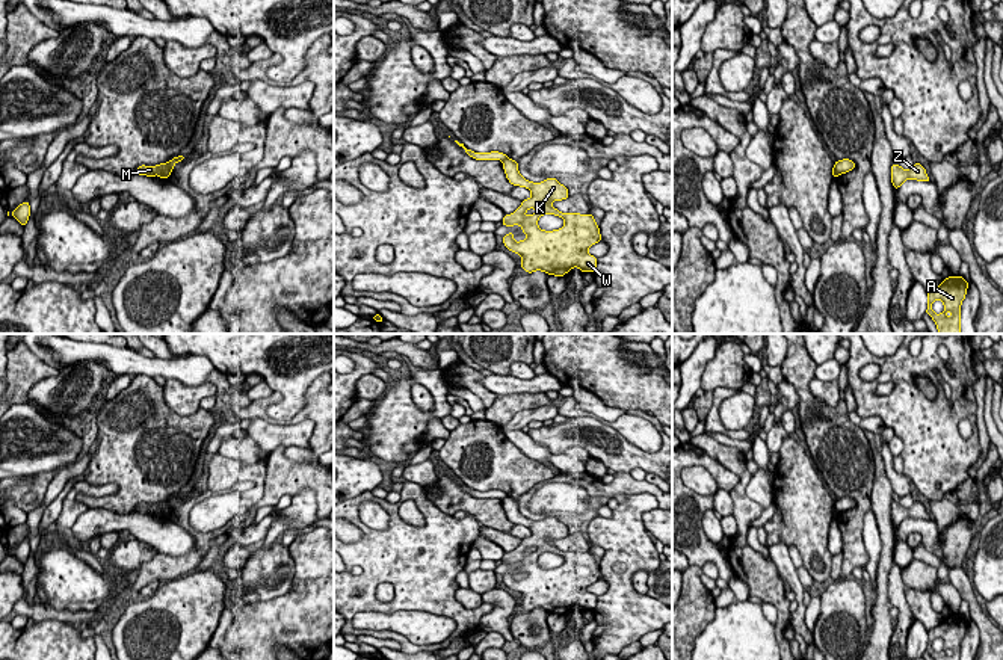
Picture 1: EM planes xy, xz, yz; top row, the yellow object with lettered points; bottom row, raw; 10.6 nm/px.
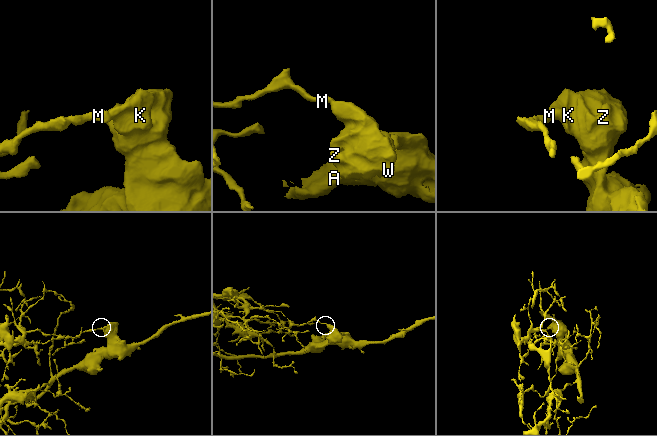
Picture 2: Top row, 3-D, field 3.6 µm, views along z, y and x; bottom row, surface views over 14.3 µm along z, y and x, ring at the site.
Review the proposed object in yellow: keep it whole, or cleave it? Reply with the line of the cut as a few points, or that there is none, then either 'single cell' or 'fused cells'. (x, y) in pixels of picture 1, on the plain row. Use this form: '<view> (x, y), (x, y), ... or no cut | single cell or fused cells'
xz (506, 496), (502, 499) | fused cells

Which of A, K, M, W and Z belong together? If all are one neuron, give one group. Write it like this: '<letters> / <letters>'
A K W Z / M

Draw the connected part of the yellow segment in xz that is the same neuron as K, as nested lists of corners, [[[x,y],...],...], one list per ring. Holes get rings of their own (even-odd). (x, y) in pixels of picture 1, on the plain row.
[[[512,497],[503,498],[503,507],[511,523],[526,526],[532,530],[529,538],[511,553],[505,553],[502,562],[506,565],[520,563],[527,575],[514,578],[514,571],[503,574],[505,584],[521,594],[521,606],[527,610],[542,609],[548,613],[565,615],[572,606],[585,610],[595,610],[597,595],[588,588],[601,578],[600,566],[591,551],[562,551],[551,544],[569,535],[568,527],[556,517],[541,521],[526,518],[518,510],[518,501]],[[542,553],[554,553],[565,559],[559,568],[544,569],[538,565]]]

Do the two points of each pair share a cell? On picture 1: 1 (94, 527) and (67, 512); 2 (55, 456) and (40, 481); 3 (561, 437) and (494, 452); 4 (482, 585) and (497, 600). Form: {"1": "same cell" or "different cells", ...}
{"1": "different cells", "2": "different cells", "3": "different cells", "4": "different cells"}

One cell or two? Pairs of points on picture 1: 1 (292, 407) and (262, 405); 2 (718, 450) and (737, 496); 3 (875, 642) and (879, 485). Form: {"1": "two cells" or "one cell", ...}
{"1": "two cells", "2": "one cell", "3": "one cell"}

